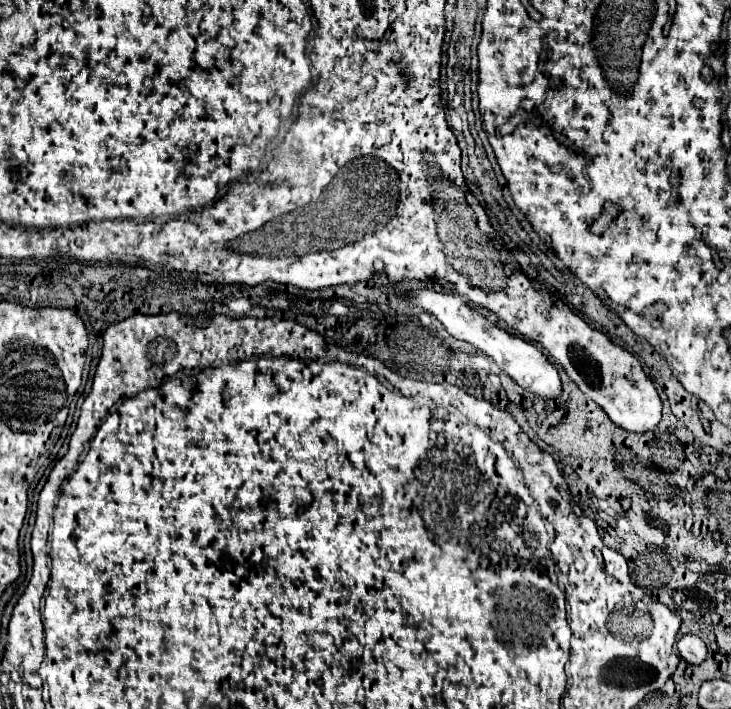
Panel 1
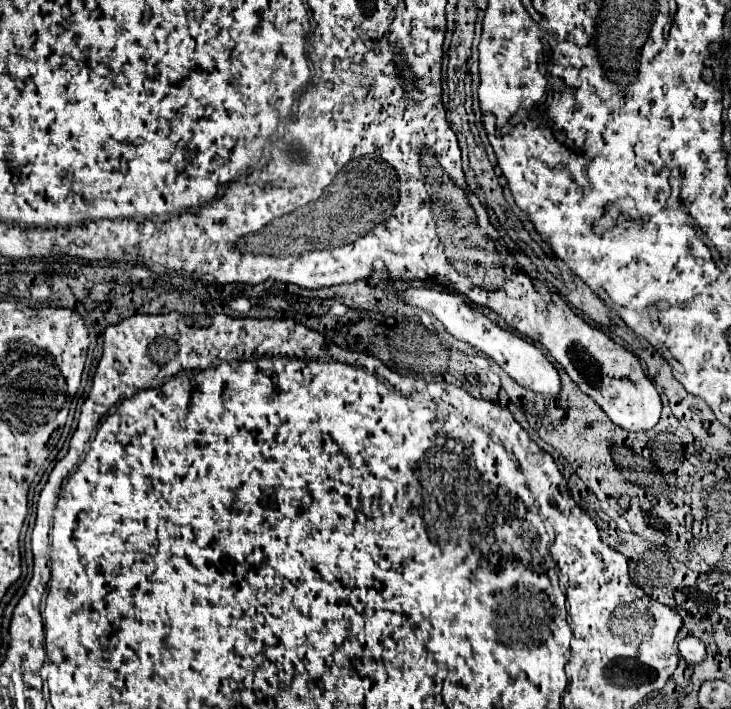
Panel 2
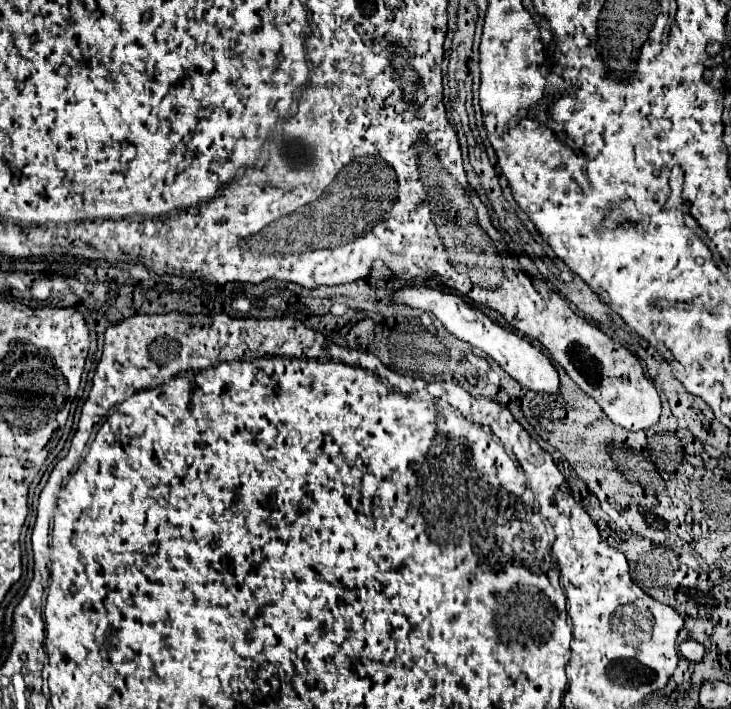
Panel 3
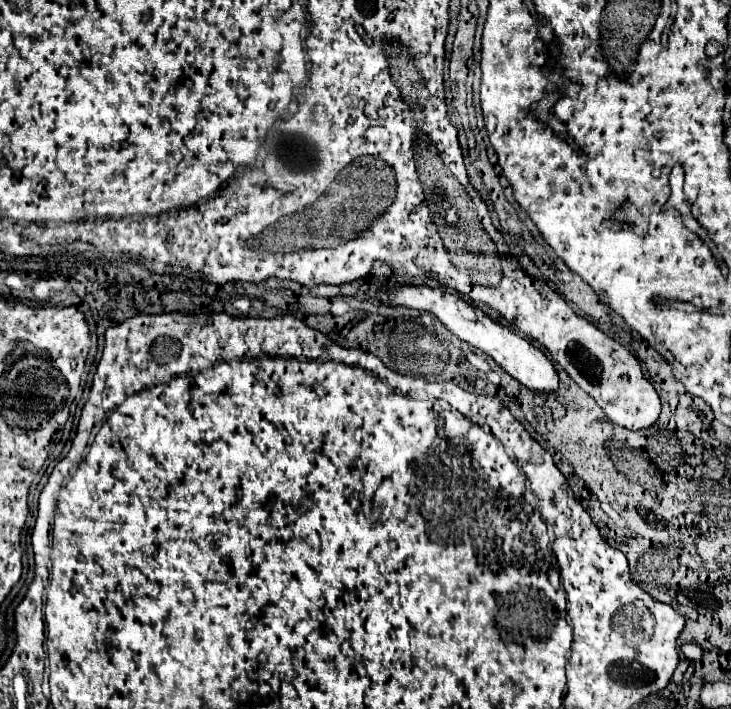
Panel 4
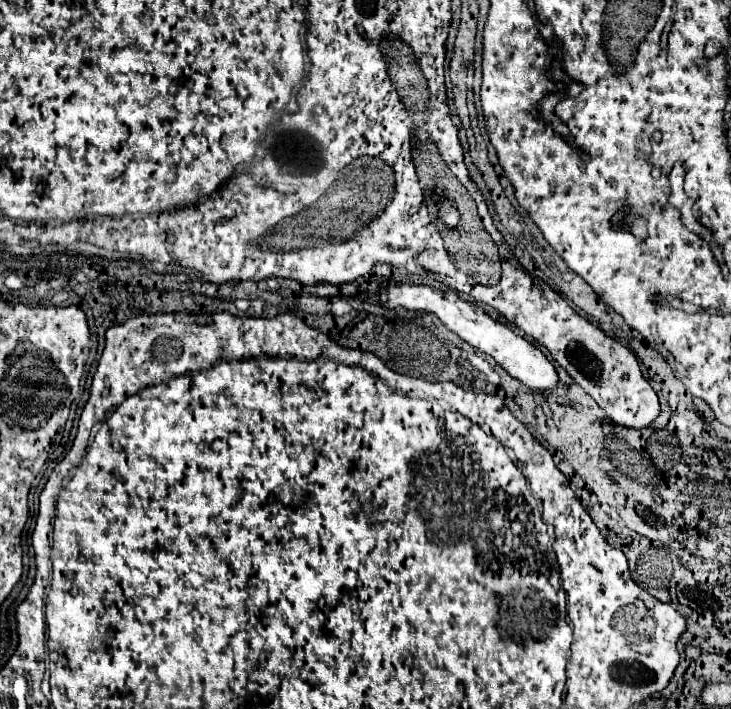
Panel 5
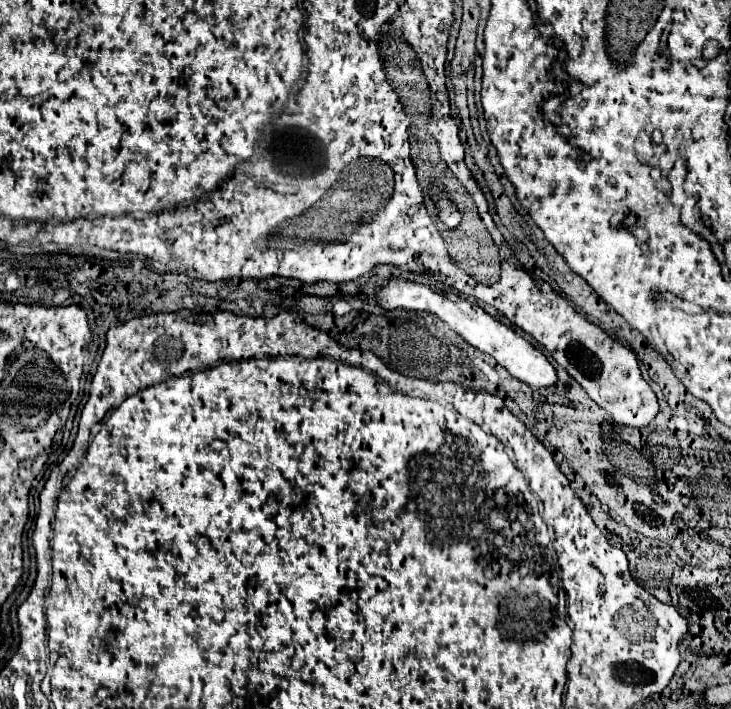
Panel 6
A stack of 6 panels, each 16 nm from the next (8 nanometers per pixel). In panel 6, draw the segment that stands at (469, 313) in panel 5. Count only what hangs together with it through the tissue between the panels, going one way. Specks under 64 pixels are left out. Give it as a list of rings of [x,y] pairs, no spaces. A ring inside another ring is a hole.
[[[390,278],[382,290],[378,290],[378,304],[386,310],[394,308],[406,308],[406,310],[424,310],[436,314],[442,322],[450,326],[458,336],[462,336],[470,346],[478,348],[484,354],[490,354],[502,368],[506,368],[514,378],[524,382],[526,386],[538,390],[538,388],[554,388],[558,382],[554,366],[548,362],[548,358],[534,348],[526,338],[516,334],[510,326],[494,320],[490,314],[486,314],[476,302],[464,300],[458,294],[444,294],[436,292],[430,286],[424,284],[412,284],[404,280]]]

